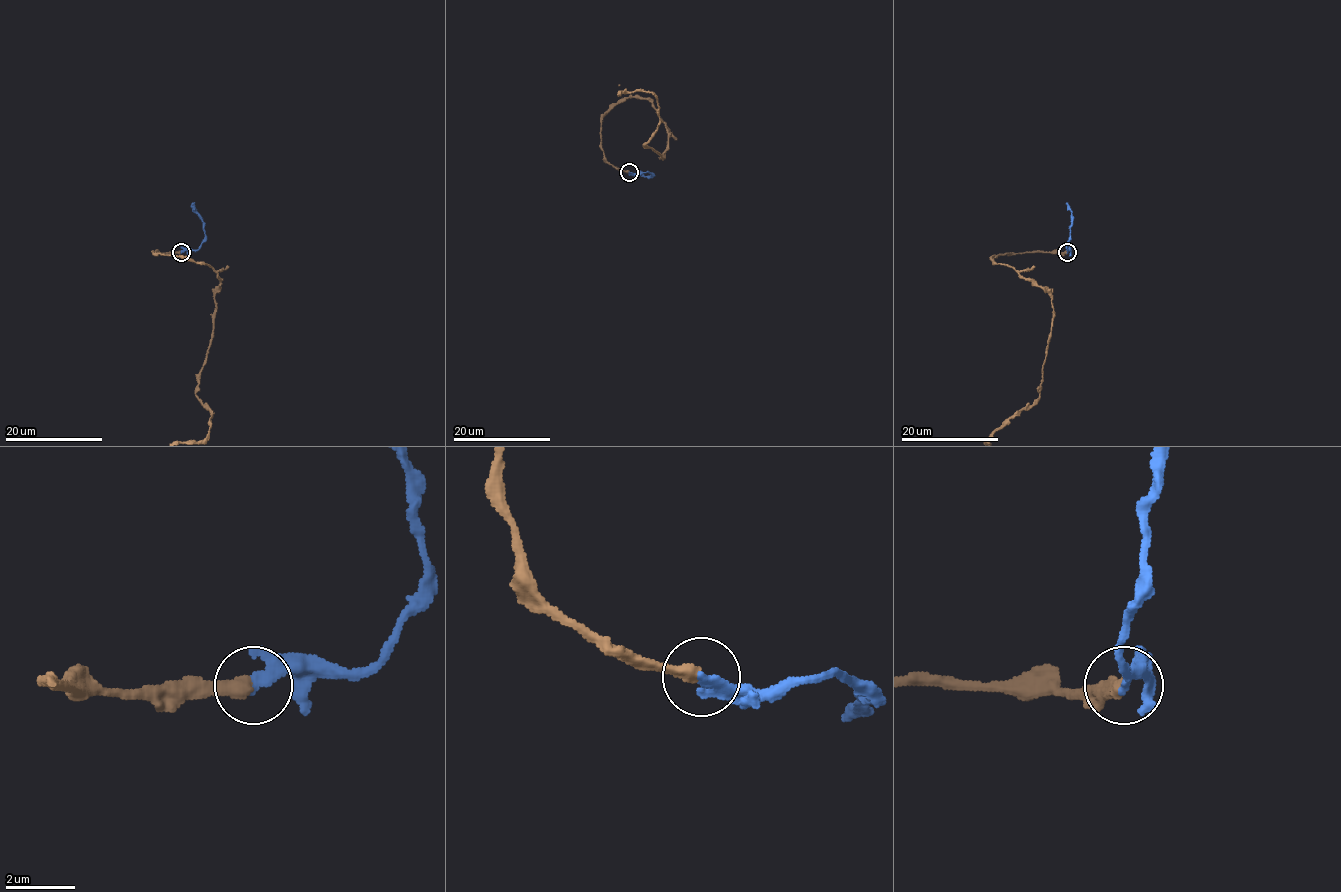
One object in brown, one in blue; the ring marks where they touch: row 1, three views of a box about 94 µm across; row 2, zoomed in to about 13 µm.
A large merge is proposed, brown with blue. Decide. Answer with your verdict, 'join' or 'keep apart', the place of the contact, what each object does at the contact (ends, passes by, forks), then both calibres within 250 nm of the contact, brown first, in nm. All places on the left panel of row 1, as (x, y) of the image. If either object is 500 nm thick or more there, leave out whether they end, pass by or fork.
join | (181, 252) | brown ends | blue passes by | 400/200 nm

